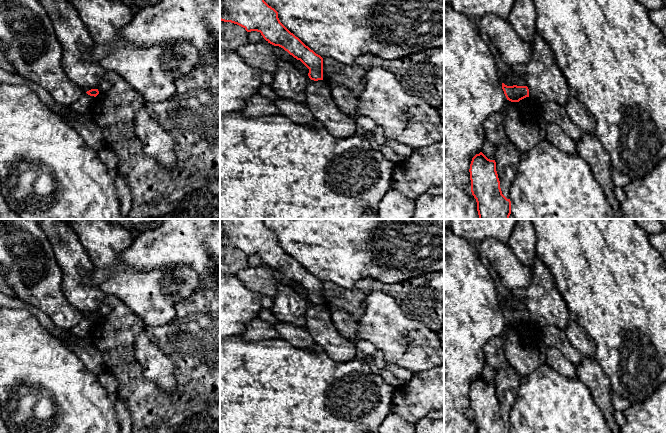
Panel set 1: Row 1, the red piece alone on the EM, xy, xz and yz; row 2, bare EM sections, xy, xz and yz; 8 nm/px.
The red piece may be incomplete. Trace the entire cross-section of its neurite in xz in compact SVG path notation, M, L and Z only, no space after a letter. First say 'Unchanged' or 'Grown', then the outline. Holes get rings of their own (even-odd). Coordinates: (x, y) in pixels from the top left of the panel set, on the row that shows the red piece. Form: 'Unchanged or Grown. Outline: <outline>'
Unchanged. Outline: M220 0L220 20L260 32L263 38L279 46L308 69L311 80L323 80L323 58L306 46L279 20L278 12L264 0Z

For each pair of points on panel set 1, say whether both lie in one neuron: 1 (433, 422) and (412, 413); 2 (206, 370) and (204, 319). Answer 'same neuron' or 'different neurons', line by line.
1: different neurons
2: same neuron

